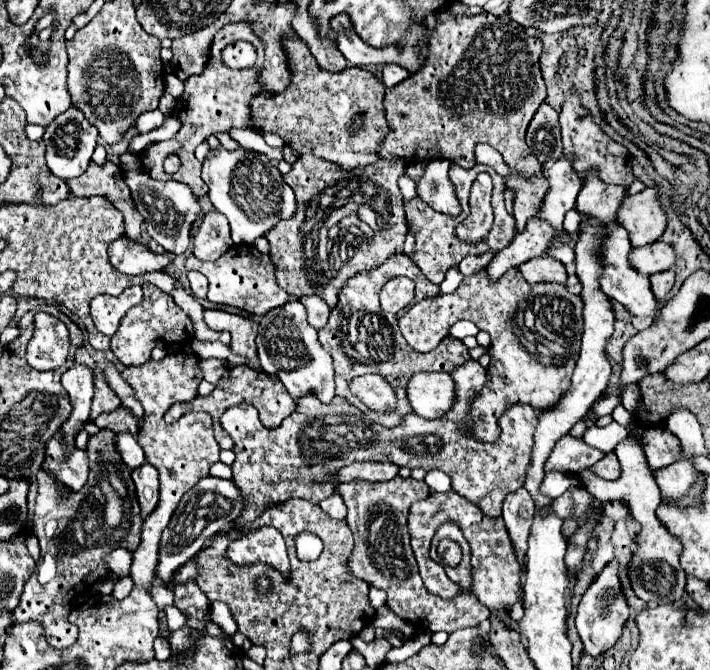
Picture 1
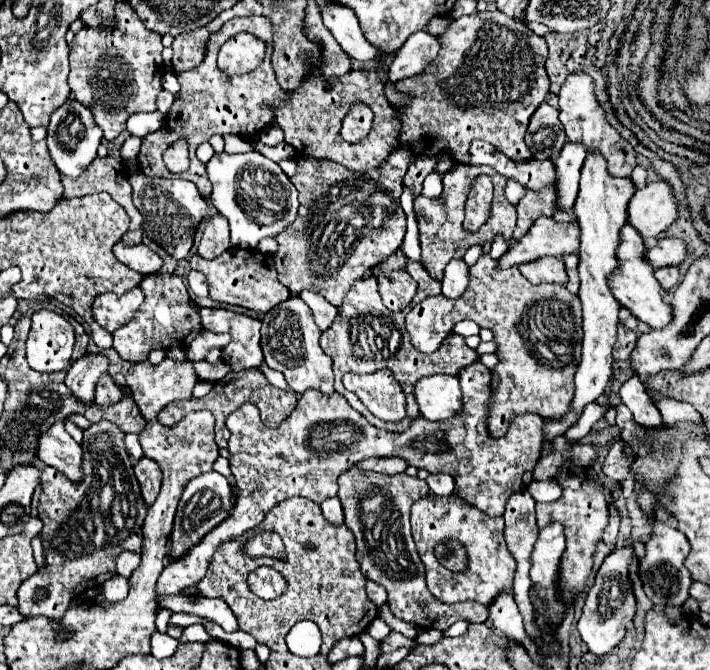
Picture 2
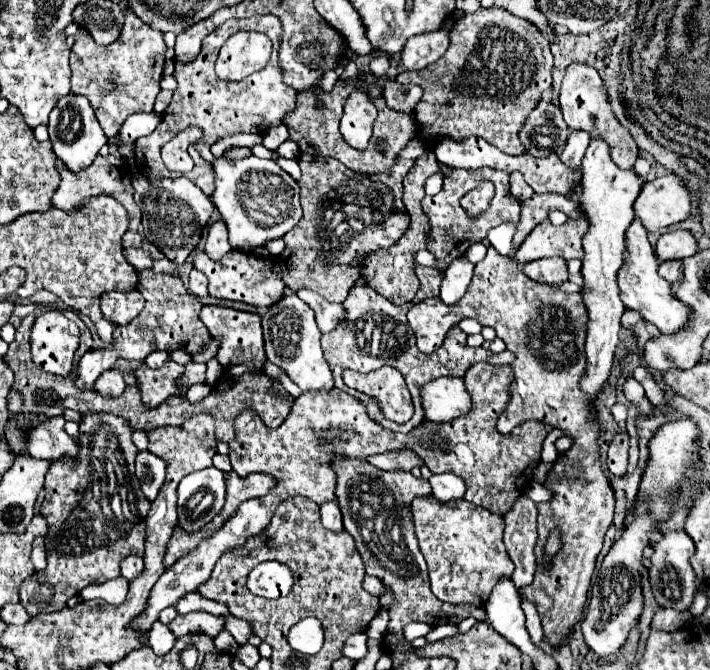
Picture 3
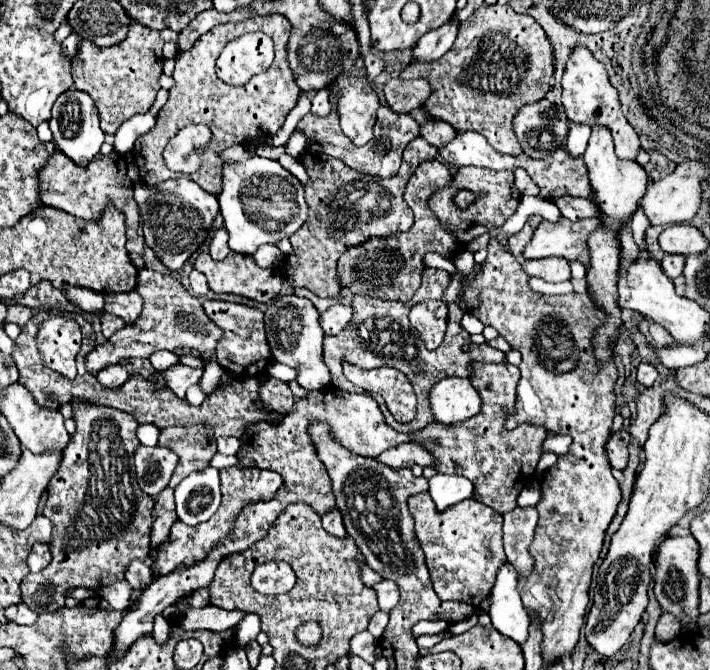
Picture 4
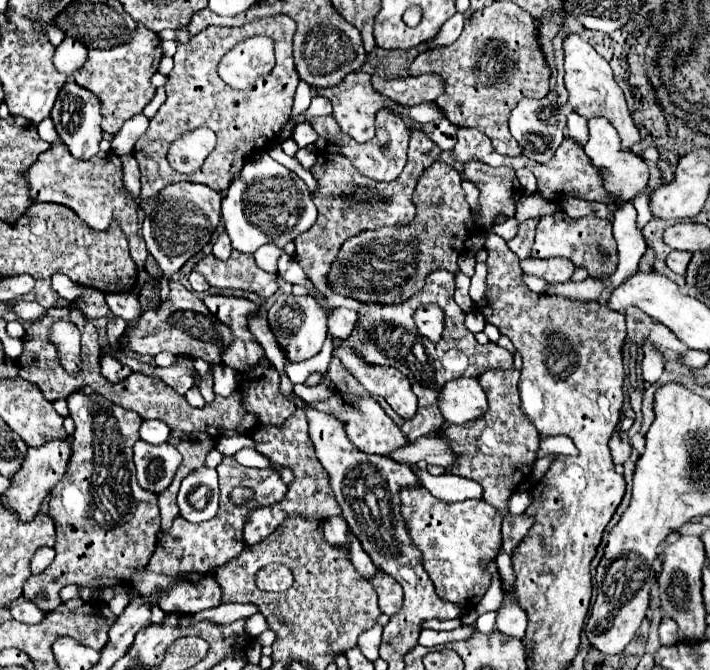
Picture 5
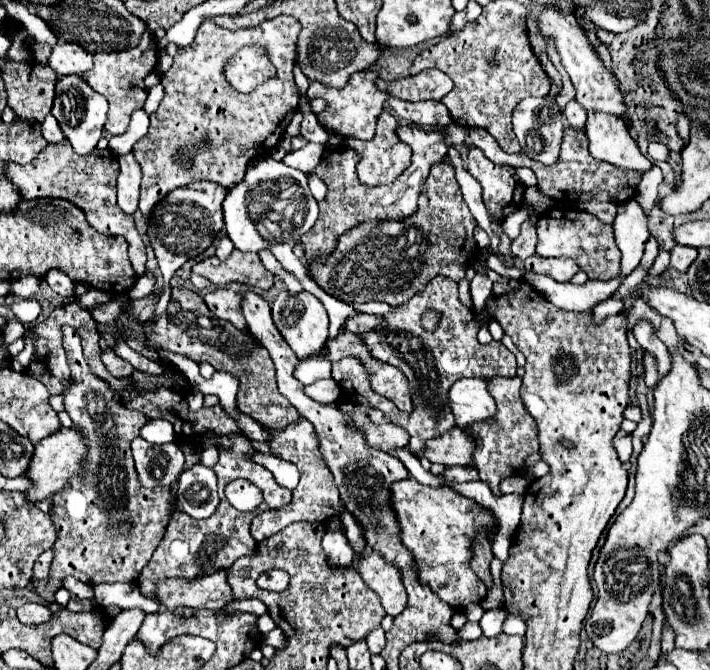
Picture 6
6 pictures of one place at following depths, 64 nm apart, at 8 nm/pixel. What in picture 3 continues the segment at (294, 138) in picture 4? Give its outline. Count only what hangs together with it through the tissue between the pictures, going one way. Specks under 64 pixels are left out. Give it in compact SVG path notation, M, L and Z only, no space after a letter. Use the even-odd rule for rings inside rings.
M286 140L286 142L284 142L284 144L280 144L274 152L278 154L278 158L298 158L300 148L298 148L298 144L296 144L296 142Z

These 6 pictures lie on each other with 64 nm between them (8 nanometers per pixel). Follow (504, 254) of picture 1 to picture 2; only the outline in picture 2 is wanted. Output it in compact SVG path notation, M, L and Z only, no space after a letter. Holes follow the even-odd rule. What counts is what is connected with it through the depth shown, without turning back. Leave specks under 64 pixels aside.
M540 216L530 230L498 258L500 268L520 266L542 256L564 256L578 252L580 228L576 222L554 222L548 216Z

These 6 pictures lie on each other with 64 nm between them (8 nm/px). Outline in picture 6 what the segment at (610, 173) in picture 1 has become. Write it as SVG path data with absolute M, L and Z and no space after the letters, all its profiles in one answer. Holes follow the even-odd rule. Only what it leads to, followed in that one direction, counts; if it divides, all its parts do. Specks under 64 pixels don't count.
M544 6L544 10L540 12L540 30L556 44L556 50L562 58L562 66L566 68L566 72L572 80L572 86L576 90L574 100L580 102L580 106L586 112L608 112L608 114L620 116L620 120L624 120L624 126L630 128L632 120L630 120L630 114L628 114L628 108L626 108L626 102L624 102L624 94L620 92L618 82L616 82L610 66L590 46L586 36L580 30L576 30L568 24L566 14L562 14L554 6Z

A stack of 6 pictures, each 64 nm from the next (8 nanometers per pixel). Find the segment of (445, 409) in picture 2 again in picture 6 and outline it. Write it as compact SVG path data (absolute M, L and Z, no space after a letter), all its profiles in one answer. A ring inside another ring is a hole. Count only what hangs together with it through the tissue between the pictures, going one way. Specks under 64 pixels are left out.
M464 378L452 384L448 390L448 404L452 408L456 426L466 428L494 416L496 402L488 394L486 386L486 380L480 378Z

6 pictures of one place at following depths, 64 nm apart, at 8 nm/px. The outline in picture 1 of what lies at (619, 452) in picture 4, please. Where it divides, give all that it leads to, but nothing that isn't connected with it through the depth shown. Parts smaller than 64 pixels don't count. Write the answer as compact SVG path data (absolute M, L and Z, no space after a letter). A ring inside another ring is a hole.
M614 452L606 454L598 464L594 464L590 468L596 476L604 478L604 480L618 480L620 478L620 464L618 464L618 458Z

